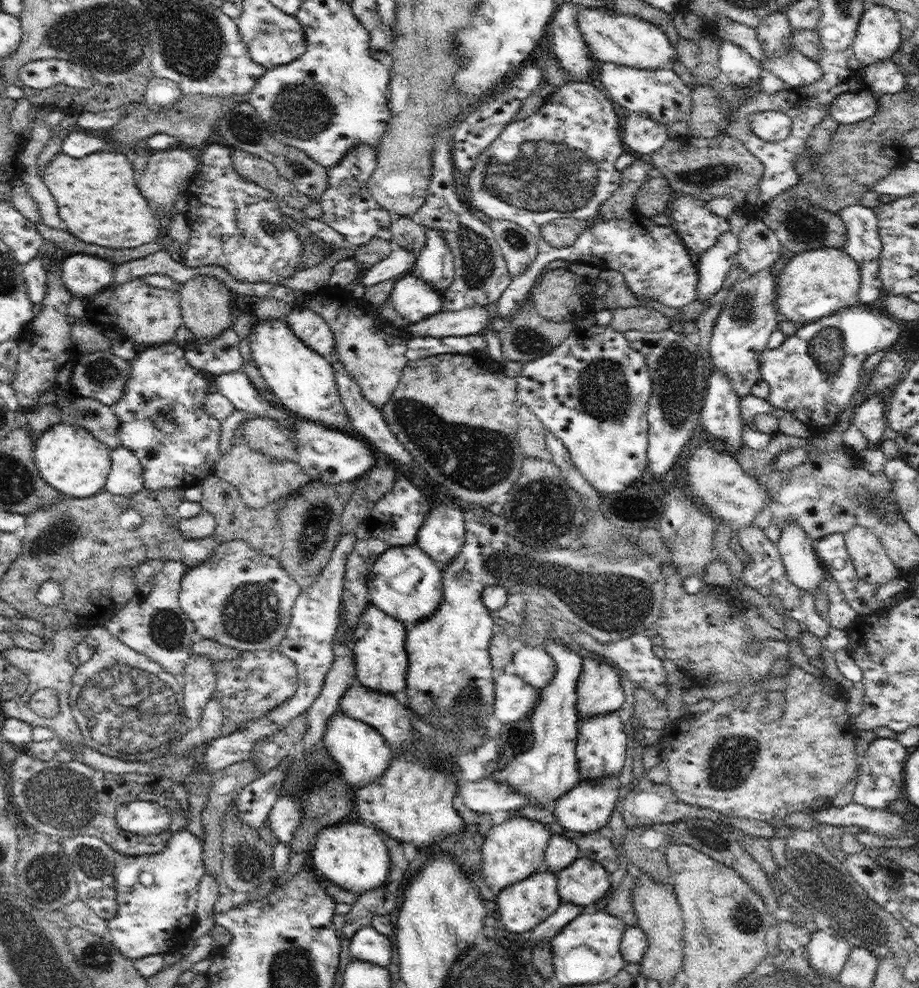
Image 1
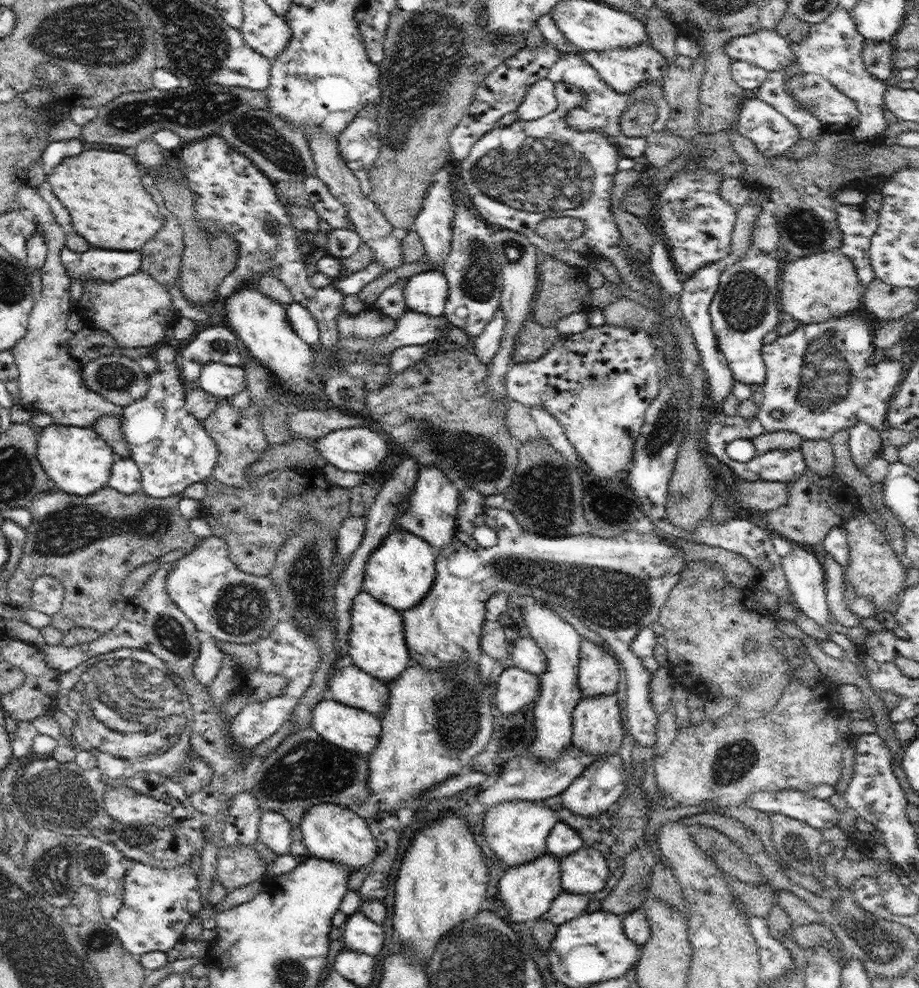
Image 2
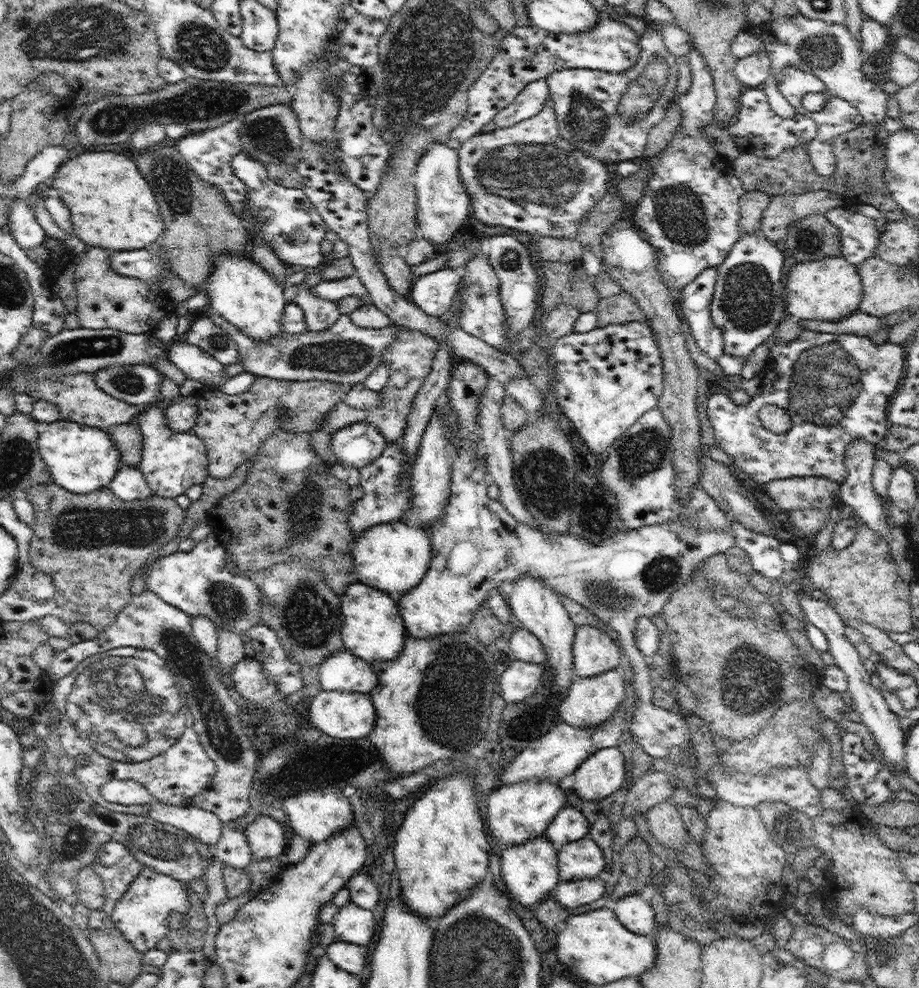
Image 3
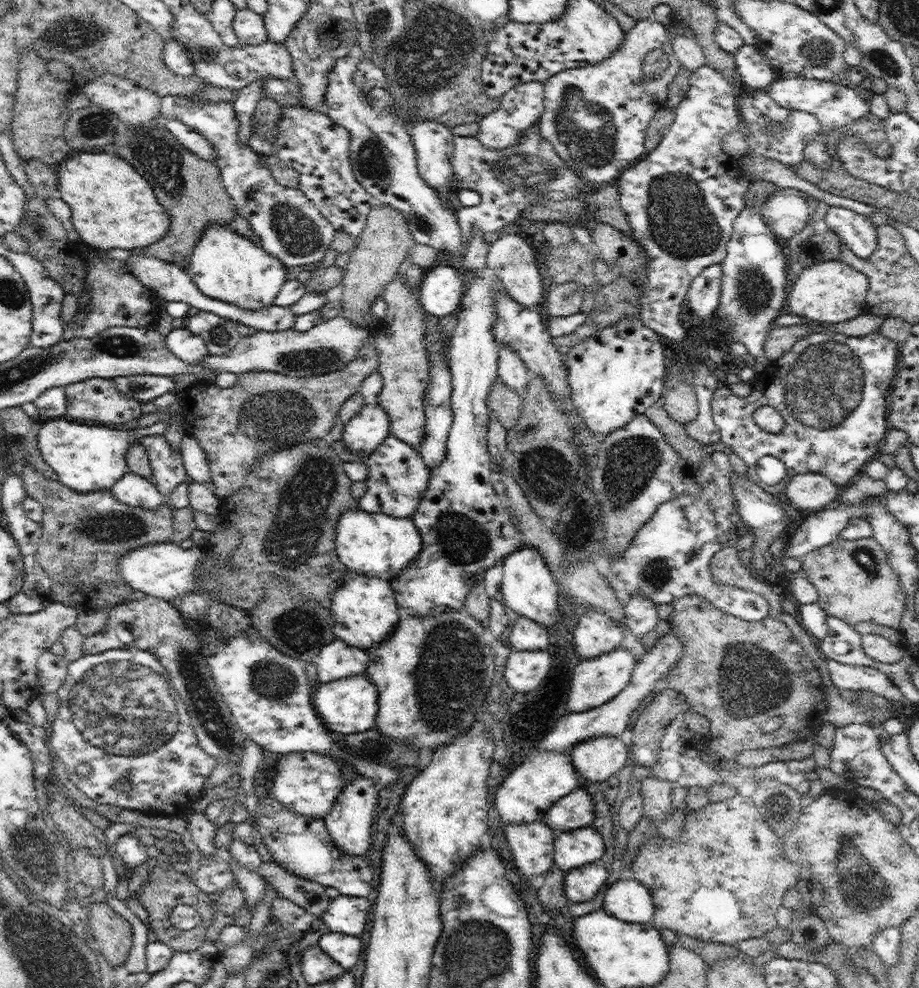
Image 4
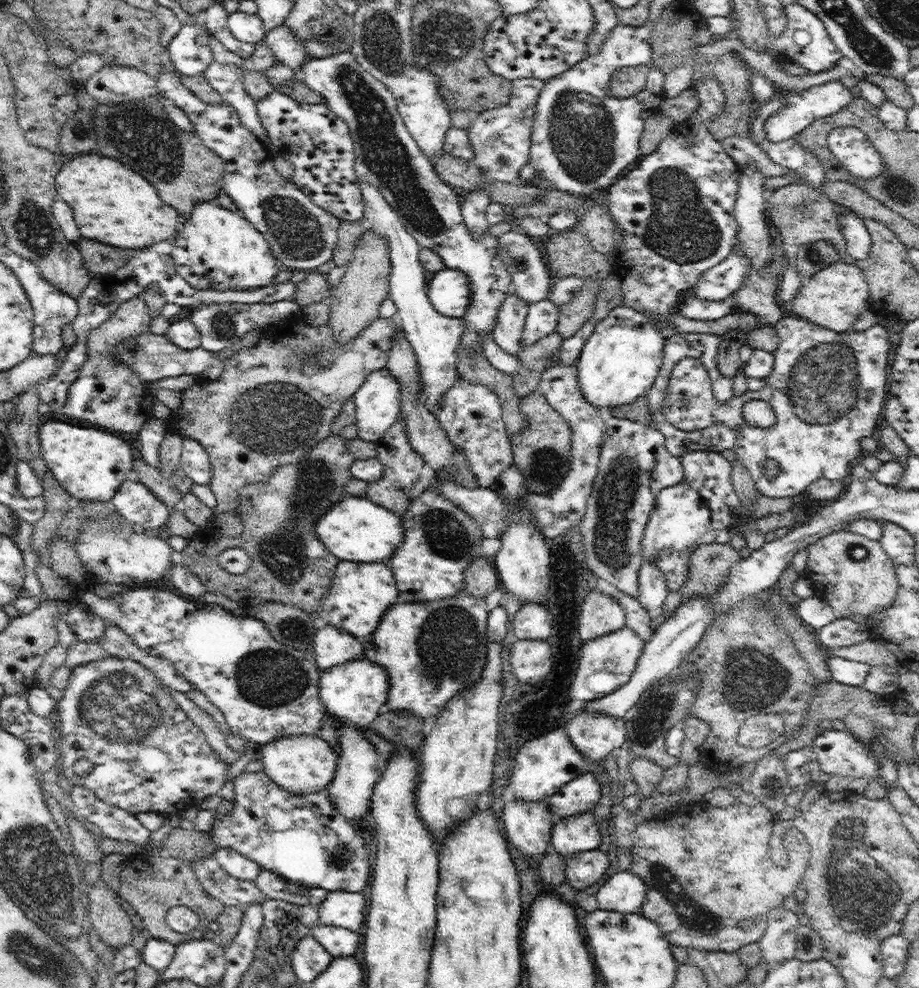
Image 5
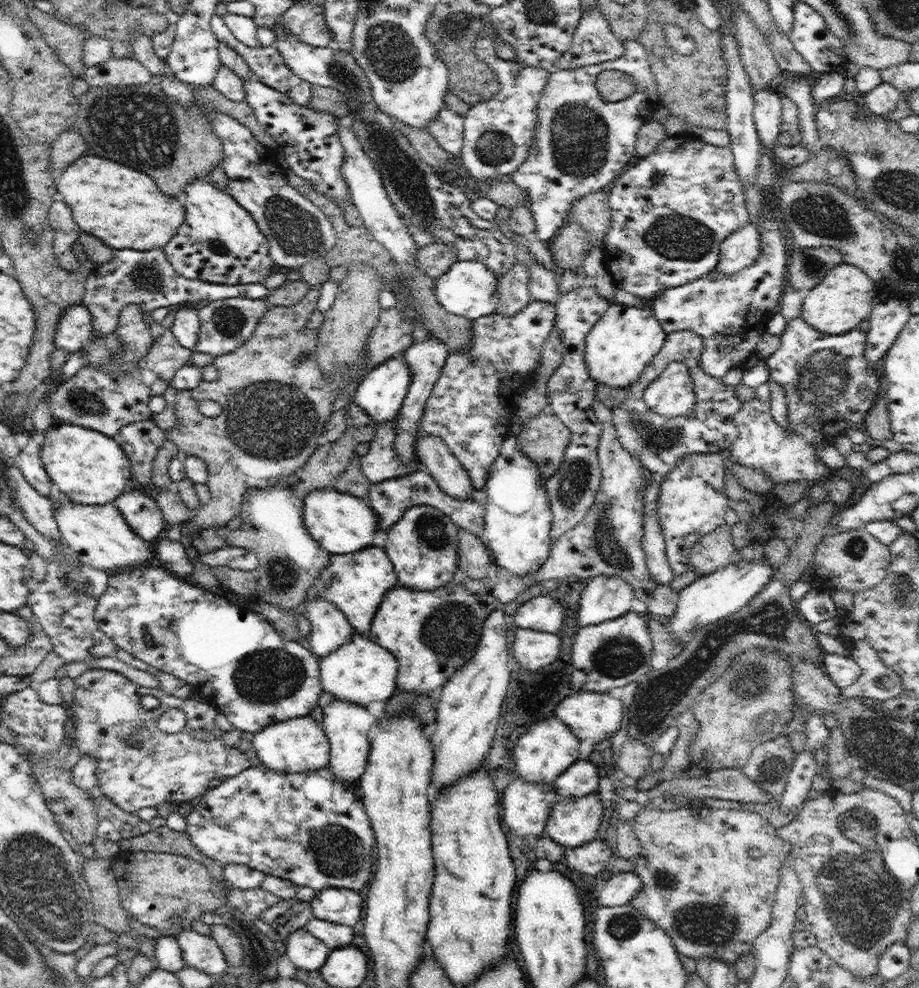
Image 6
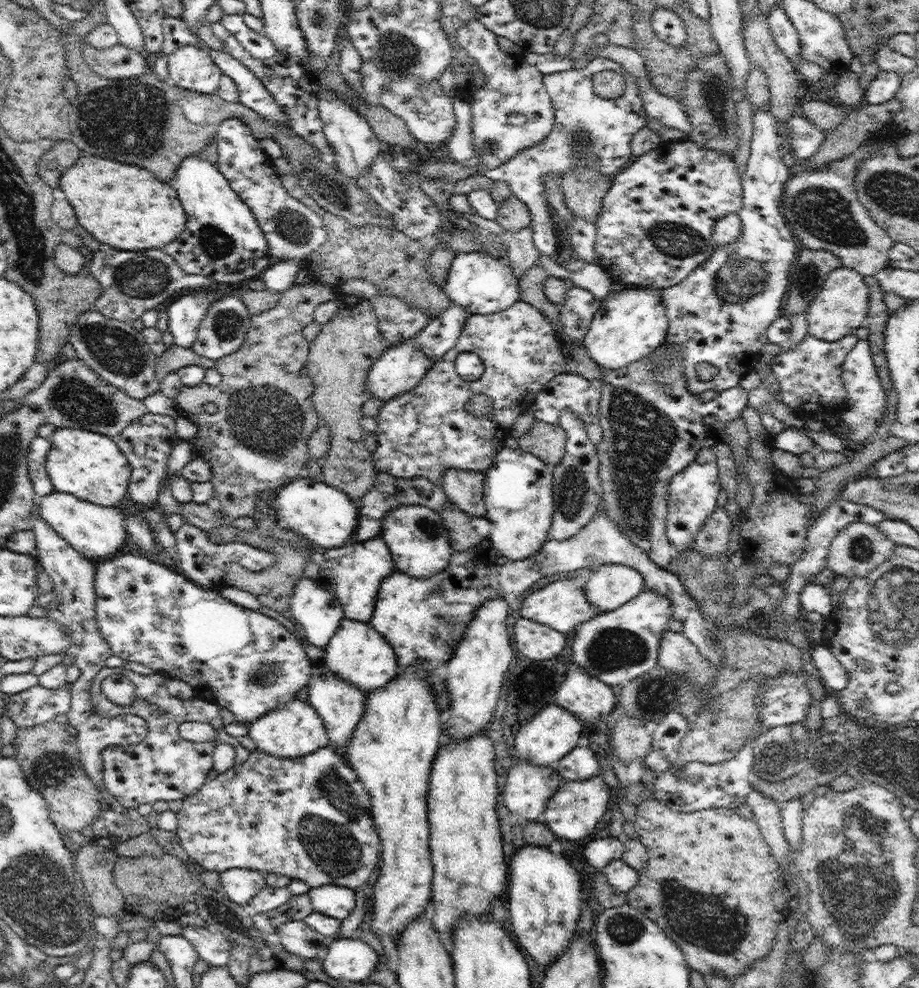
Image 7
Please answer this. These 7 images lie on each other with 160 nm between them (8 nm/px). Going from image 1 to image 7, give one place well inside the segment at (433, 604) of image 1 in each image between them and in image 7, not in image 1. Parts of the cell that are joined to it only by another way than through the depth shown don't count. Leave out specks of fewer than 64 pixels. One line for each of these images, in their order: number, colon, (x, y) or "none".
2: (400, 572)
3: (391, 556)
4: (372, 543)
5: (355, 529)
6: (340, 523)
7: (323, 515)

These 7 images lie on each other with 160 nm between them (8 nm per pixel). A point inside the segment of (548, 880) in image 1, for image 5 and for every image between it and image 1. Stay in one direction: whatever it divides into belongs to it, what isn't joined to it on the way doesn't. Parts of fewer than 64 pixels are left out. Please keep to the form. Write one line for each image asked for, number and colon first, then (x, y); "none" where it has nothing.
2: (527, 891)
3: (529, 871)
4: (531, 844)
5: (528, 825)

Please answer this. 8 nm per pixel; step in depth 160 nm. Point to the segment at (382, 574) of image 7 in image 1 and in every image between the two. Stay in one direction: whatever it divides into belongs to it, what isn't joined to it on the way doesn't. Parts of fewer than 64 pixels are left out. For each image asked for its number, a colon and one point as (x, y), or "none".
1: (378, 641)
2: (377, 645)
3: (373, 628)
4: (365, 610)
5: (361, 592)
6: (356, 583)

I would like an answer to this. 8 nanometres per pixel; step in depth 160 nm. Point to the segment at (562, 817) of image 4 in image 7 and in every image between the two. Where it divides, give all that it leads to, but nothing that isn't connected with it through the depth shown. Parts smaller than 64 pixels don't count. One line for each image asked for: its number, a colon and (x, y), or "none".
5: (581, 794)
6: (580, 779)
7: (582, 763)

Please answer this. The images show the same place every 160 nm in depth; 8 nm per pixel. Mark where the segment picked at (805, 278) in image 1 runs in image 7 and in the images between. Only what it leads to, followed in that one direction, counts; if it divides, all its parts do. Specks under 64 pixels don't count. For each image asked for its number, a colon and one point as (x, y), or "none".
2: (818, 287)
3: (830, 289)
4: (831, 292)
5: (835, 297)
6: (846, 297)
7: (843, 303)

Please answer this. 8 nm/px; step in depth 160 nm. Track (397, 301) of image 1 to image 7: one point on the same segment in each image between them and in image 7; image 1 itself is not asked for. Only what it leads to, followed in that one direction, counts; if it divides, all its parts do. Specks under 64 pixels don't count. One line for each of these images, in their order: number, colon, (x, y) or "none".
2: (427, 292)
3: (434, 293)
4: (442, 288)
5: (449, 290)
6: (469, 289)
7: (482, 284)

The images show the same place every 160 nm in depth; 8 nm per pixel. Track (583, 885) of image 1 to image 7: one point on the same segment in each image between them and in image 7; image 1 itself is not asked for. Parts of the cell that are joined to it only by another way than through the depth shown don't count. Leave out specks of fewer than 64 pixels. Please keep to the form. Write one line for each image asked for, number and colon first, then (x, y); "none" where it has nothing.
2: (585, 871)
3: (580, 859)
4: (575, 848)
5: (579, 833)
6: (573, 822)
7: (576, 808)

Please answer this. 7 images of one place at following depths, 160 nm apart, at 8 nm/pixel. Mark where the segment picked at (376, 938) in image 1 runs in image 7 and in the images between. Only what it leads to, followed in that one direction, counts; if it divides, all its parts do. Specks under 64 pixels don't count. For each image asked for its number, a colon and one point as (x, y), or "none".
2: (360, 933)
3: (354, 924)
4: (348, 915)
5: (345, 909)
6: (344, 906)
7: (338, 902)

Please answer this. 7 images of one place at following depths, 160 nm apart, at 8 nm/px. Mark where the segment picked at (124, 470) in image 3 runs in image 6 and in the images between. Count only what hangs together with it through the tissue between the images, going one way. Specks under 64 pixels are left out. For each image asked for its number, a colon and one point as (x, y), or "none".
4: (133, 490)
5: (135, 504)
6: (141, 512)

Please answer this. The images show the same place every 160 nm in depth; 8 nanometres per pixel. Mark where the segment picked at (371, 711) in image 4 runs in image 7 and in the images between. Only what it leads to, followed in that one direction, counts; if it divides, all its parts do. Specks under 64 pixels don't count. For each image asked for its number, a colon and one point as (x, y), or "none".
5: (355, 691)
6: (361, 672)
7: (357, 653)

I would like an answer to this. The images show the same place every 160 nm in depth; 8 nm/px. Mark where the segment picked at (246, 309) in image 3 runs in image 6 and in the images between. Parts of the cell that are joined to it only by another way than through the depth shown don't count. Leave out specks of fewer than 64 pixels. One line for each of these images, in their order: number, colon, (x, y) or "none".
4: (225, 266)
5: (215, 248)
6: (219, 242)

